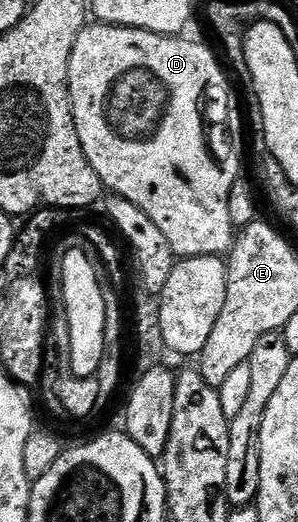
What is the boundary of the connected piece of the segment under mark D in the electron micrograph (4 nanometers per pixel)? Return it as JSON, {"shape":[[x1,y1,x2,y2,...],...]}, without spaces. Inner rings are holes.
{"shape":[[93,22,85,25,82,33,78,33,78,41,74,41,74,49,70,53,70,69,68,70,68,92,74,113,74,125,78,129,78,137,82,141,82,149,88,158,88,164,98,173,101,184,111,194,120,195,126,201,138,205,158,229,170,241,172,254,180,259,193,259,203,255,227,256,234,242,234,228,230,221,230,189,234,189,236,180,241,178,240,143,236,140,236,131,240,127,240,111,232,100,232,91,228,88,228,79,220,68,221,60,204,43,195,43,192,39,174,35,159,35,153,31,143,31,133,27,115,27,109,23],[217,115,220,124,211,127,208,119]]}

